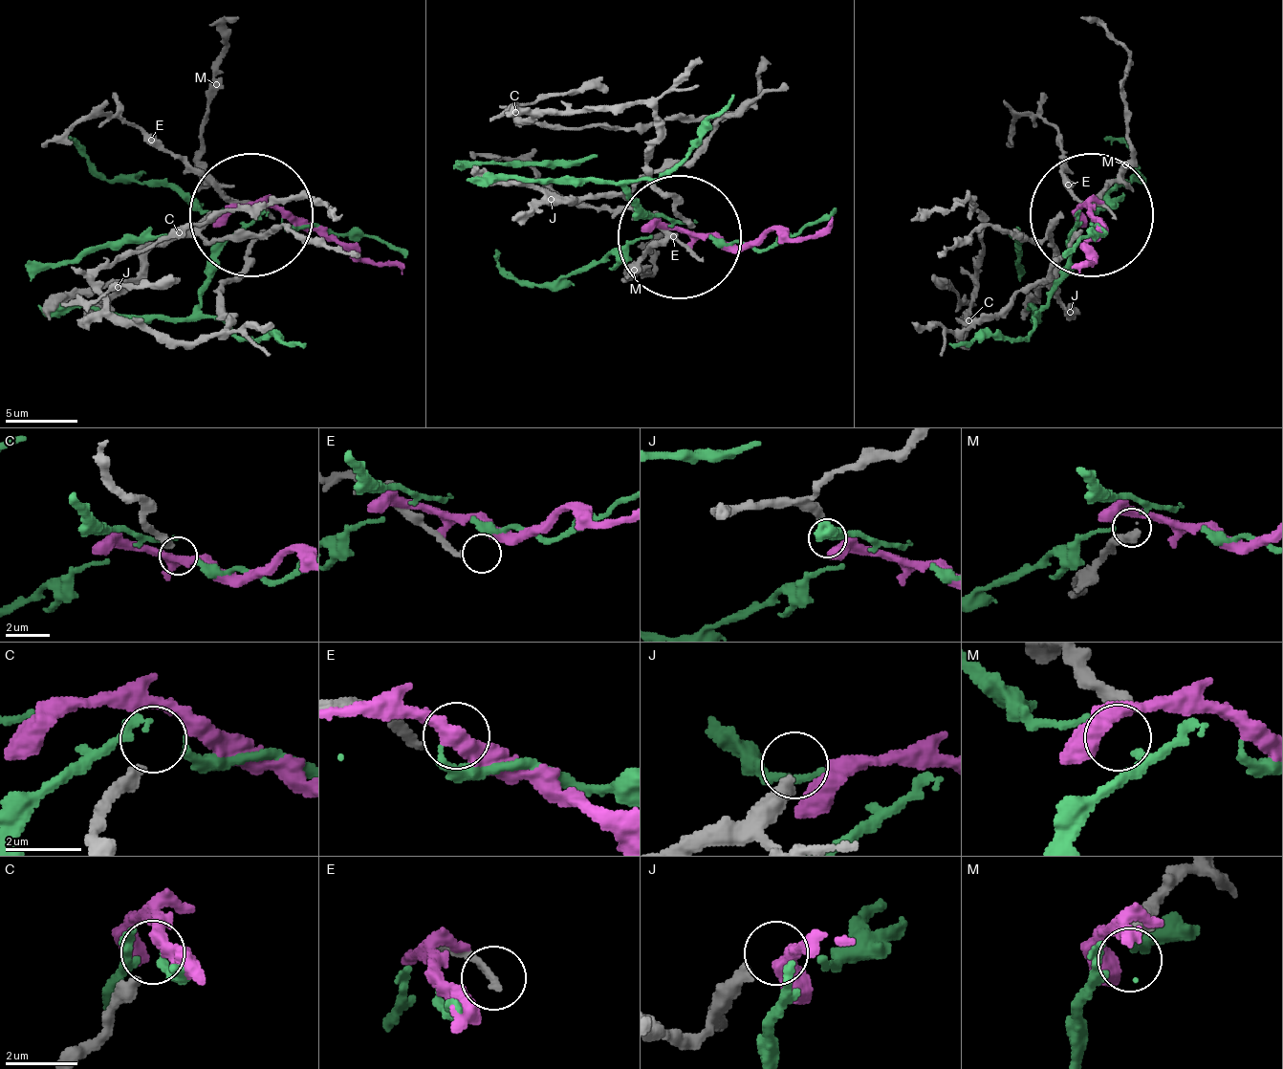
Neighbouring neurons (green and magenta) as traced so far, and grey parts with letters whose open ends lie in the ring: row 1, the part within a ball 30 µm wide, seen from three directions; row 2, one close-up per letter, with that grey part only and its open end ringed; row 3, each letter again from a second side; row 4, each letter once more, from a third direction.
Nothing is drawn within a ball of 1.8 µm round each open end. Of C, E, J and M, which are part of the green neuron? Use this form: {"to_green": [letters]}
{"to_green": []}

